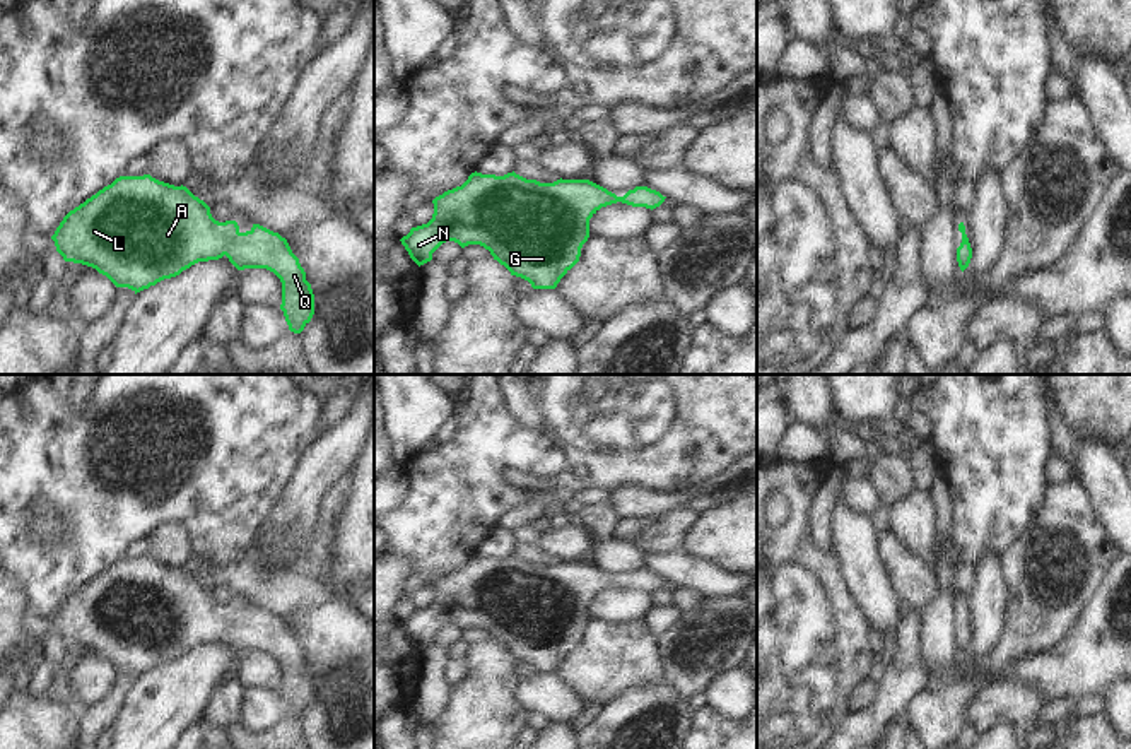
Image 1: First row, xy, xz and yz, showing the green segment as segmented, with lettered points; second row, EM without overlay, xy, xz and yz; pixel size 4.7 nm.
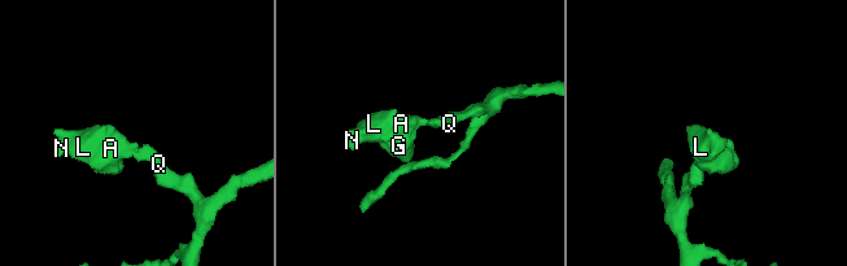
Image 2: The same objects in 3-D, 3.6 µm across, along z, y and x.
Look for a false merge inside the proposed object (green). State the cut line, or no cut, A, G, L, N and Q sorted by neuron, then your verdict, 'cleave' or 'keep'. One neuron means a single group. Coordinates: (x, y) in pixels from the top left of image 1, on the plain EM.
cut none; groups A G L N Q; keep

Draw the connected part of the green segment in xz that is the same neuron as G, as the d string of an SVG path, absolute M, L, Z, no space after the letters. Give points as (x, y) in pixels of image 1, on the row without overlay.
M475 554L461 569L436 580L432 602L400 624L419 650L446 624L461 631L480 628L533 672L555 672L579 645L589 602L601 590L622 585L653 593L665 581L648 569L617 580L589 563L540 566L514 554L504 559Z

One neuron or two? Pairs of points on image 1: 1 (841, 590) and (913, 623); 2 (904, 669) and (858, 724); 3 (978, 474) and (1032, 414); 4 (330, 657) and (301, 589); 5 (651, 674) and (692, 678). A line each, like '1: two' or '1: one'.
1: two
2: one
3: one
4: two
5: two

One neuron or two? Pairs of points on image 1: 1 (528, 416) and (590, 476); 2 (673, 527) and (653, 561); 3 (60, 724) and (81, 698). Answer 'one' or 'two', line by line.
1: one
2: two
3: two

